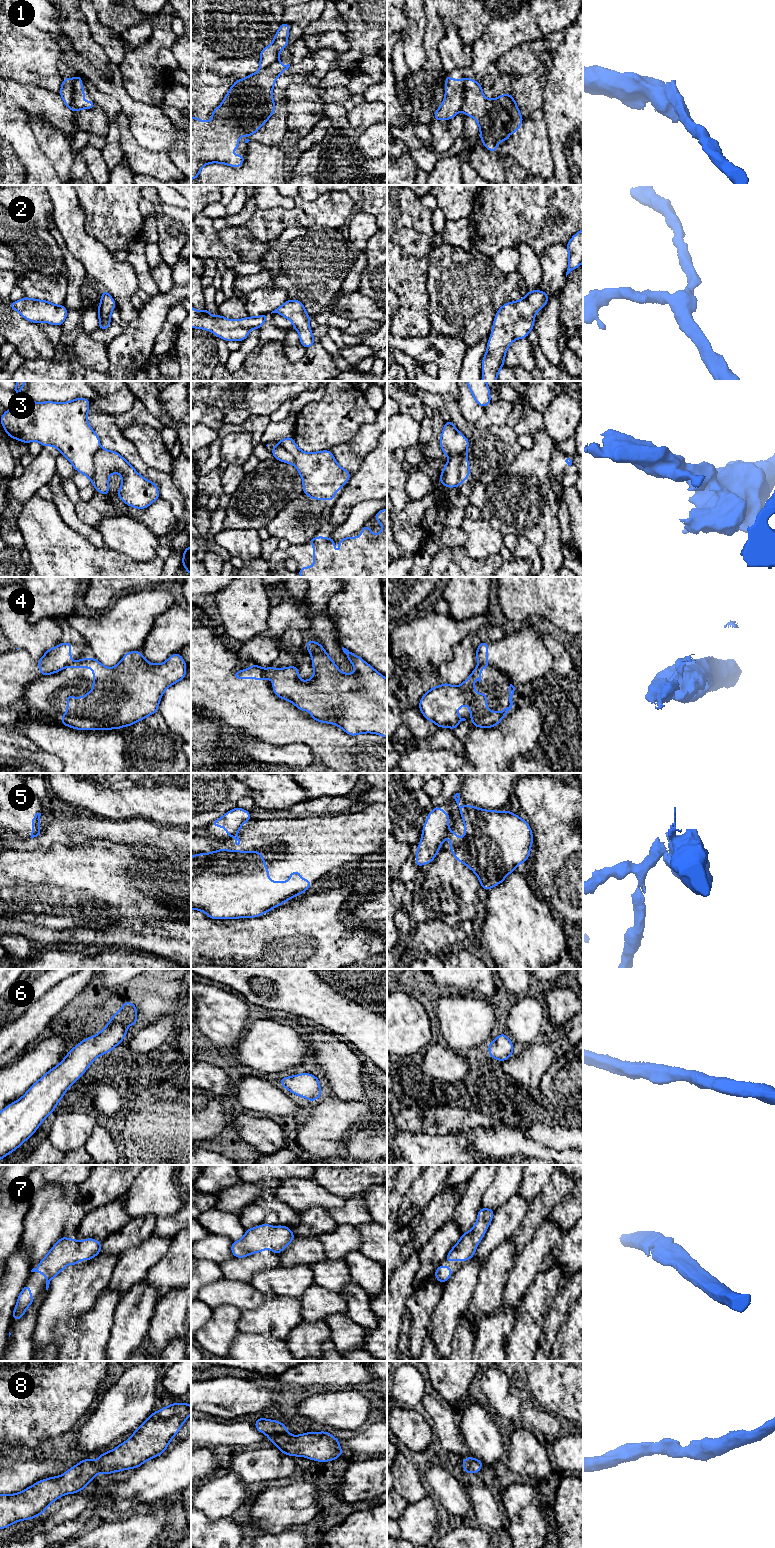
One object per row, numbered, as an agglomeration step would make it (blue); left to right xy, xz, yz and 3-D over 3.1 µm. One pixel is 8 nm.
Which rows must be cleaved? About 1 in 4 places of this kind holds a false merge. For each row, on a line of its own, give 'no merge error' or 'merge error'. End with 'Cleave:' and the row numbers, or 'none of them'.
1: merge error
2: no merge error
3: merge error
4: merge error
5: merge error
6: no merge error
7: no merge error
8: no merge error
Cleave: 1, 3, 4, 5

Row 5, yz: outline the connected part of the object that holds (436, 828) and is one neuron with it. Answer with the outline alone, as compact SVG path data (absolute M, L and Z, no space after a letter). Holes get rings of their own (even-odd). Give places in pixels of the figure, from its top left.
M441 806L435 807L427 816L421 841L417 847L415 863L420 868L431 863L448 836L450 813L444 813Z

